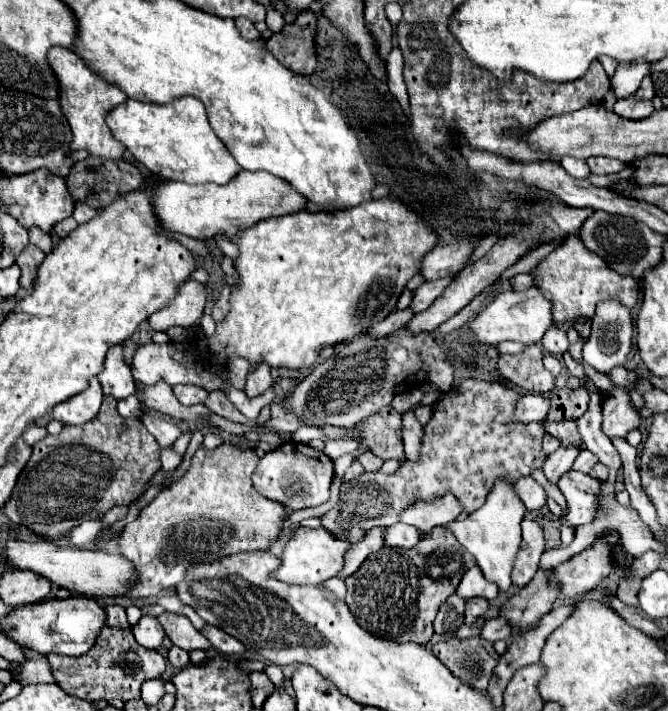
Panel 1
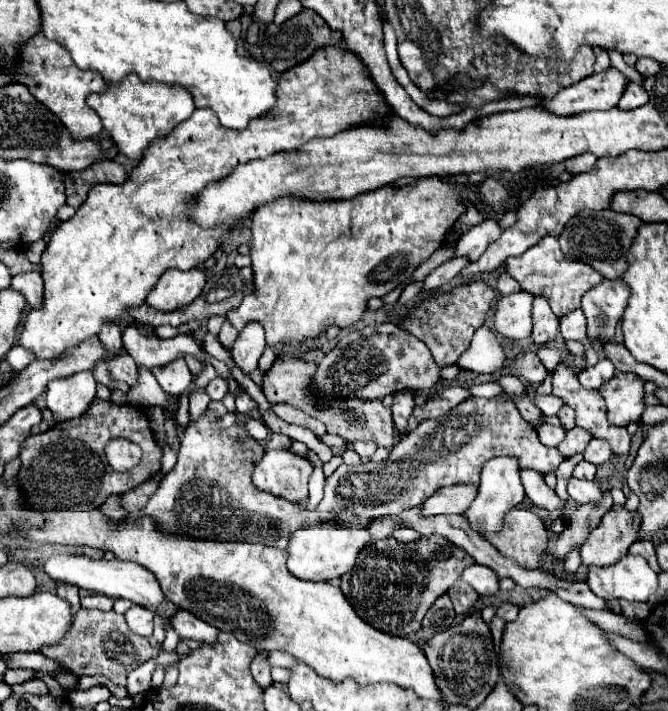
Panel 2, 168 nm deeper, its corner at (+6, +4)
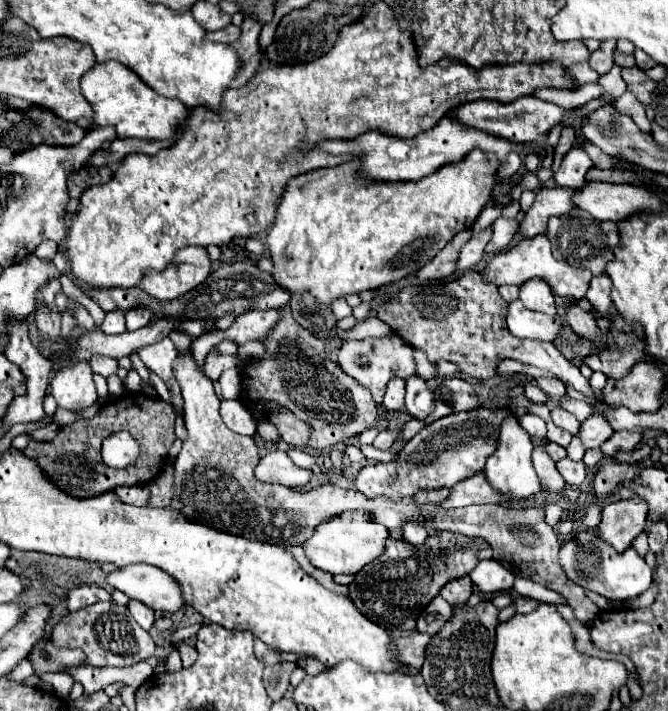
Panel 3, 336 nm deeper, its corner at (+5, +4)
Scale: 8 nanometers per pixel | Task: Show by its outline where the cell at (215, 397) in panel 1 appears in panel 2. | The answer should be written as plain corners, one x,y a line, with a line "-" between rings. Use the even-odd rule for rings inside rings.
214,378
208,386
206,386
206,392
212,400
222,400
226,394
228,394
228,386
222,378

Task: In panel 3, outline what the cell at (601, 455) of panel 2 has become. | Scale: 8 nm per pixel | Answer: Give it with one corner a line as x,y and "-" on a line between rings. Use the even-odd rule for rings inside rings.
629,430
613,432
613,436
601,444
603,456
611,460
617,452
631,452
635,448
635,444
641,440
641,436
643,436
643,432
639,432
639,430
635,430
635,432
629,432

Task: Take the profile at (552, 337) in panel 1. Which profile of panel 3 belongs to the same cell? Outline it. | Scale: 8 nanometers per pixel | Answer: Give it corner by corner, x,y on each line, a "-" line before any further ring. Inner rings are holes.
529,280
529,284
523,284
521,292
519,292
519,300
529,310
537,310
537,312
543,312
547,316
557,314
555,296
543,280

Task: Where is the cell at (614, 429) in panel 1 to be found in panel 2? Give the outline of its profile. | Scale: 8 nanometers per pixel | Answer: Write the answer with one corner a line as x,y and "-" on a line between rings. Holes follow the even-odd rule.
616,372
612,380
600,386
600,394
606,400
608,408
608,422
616,426
628,426
630,422
638,422
642,412
644,412
644,380
640,380
636,374
626,374
626,372

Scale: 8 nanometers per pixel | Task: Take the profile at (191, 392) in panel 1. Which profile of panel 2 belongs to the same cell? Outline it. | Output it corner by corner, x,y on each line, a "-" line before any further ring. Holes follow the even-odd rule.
174,360
172,364
168,364
168,368
158,368
152,374
162,390
172,396
180,396
192,384
192,372
188,370
184,360

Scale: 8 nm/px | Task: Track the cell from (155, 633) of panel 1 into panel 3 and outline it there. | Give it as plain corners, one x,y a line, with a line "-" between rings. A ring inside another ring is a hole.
131,600
131,602
127,604
127,608
129,608
131,616
137,620
137,624
139,624
143,630
151,630
151,626
153,626
153,622
155,622
153,610
149,610
145,604
135,602
135,600

